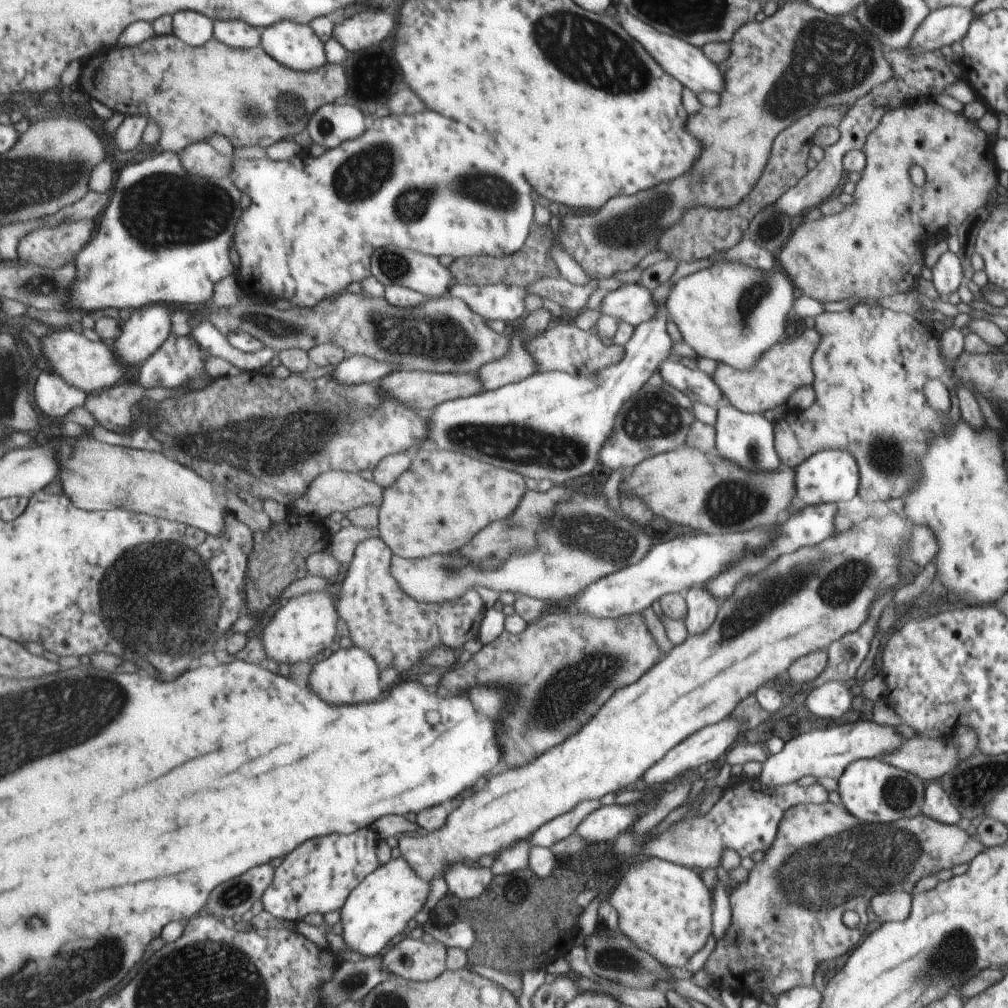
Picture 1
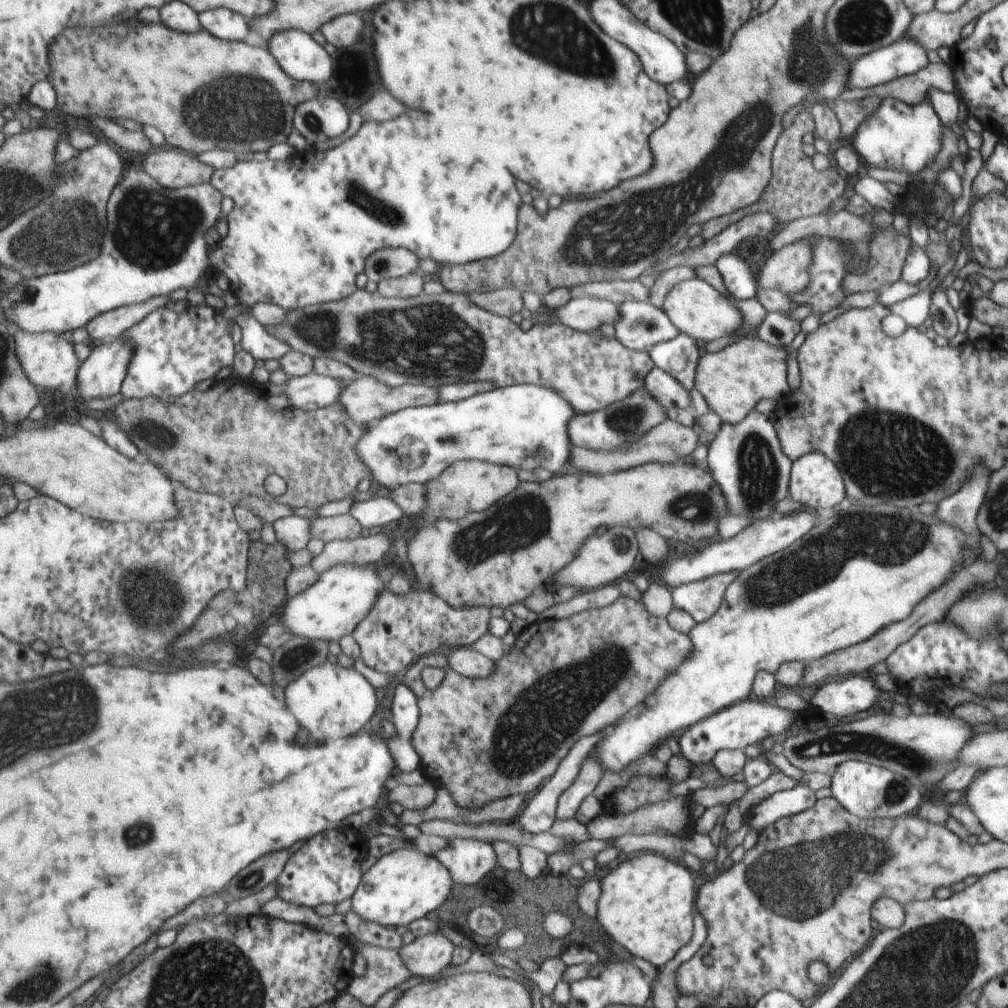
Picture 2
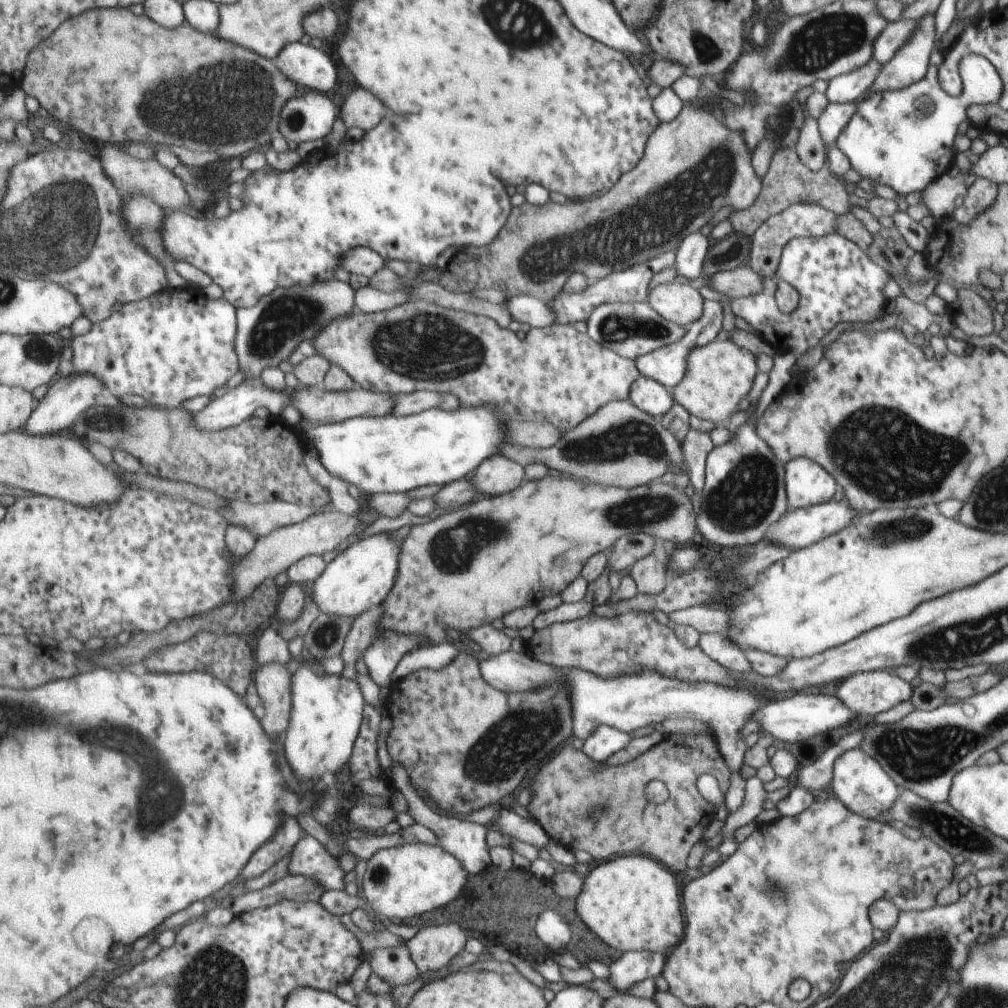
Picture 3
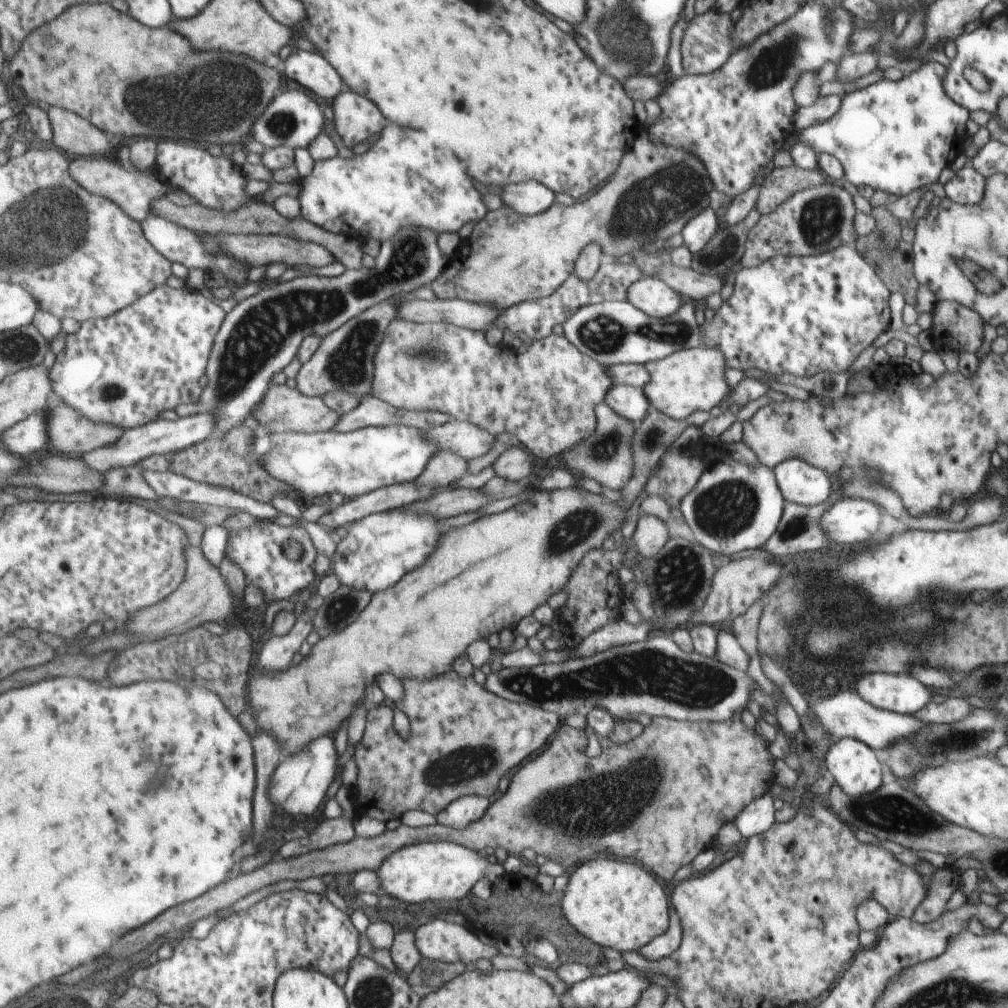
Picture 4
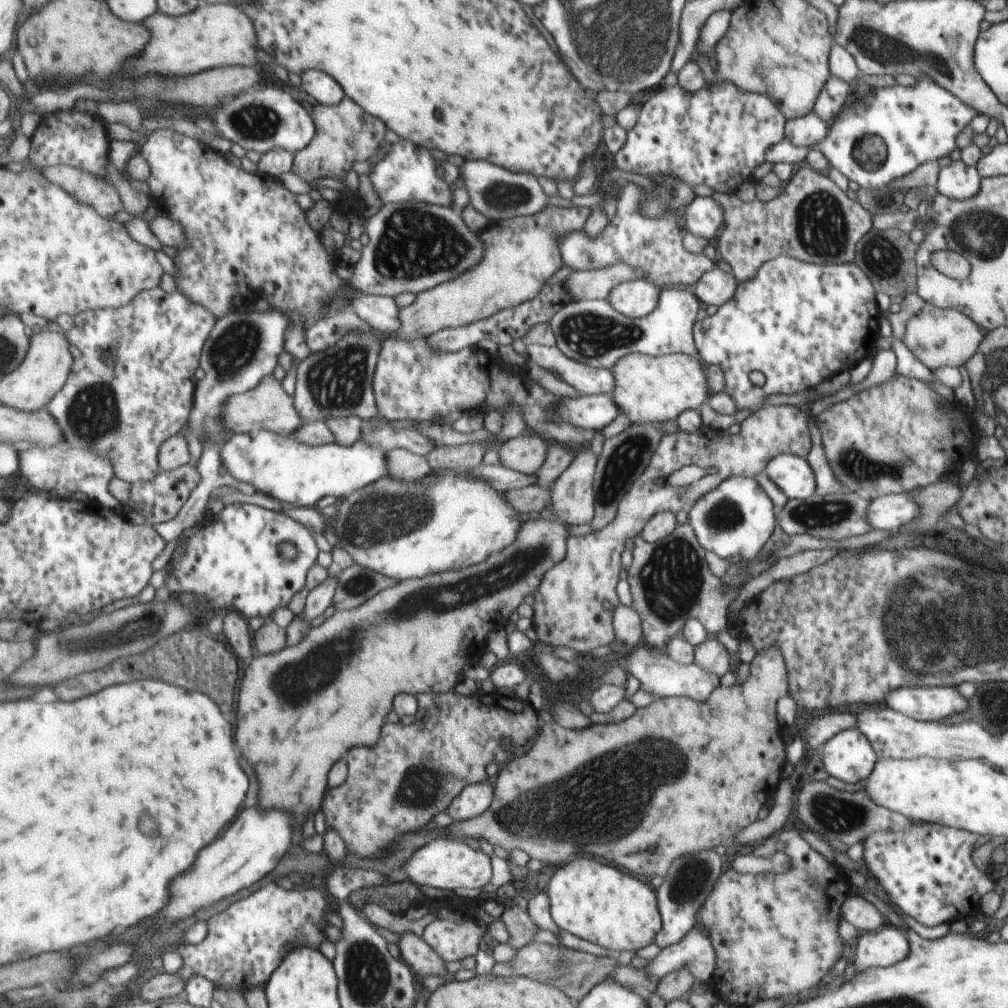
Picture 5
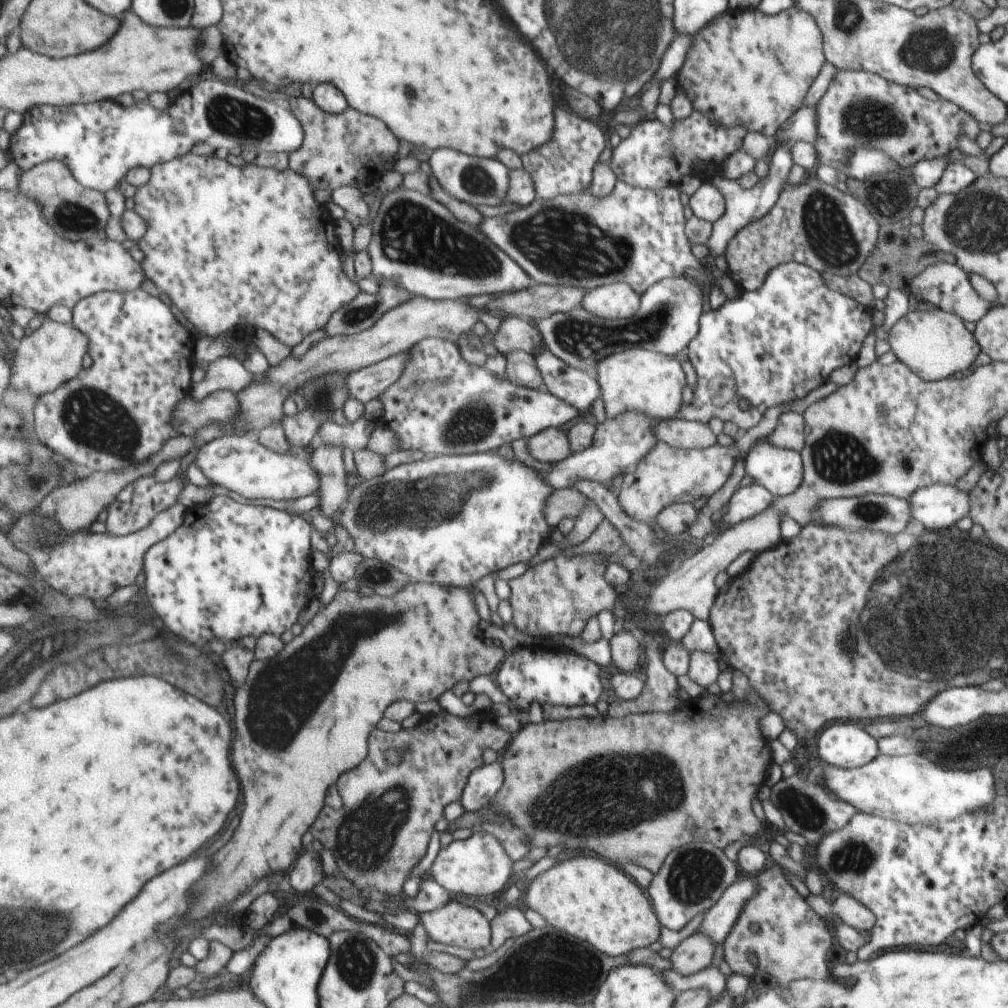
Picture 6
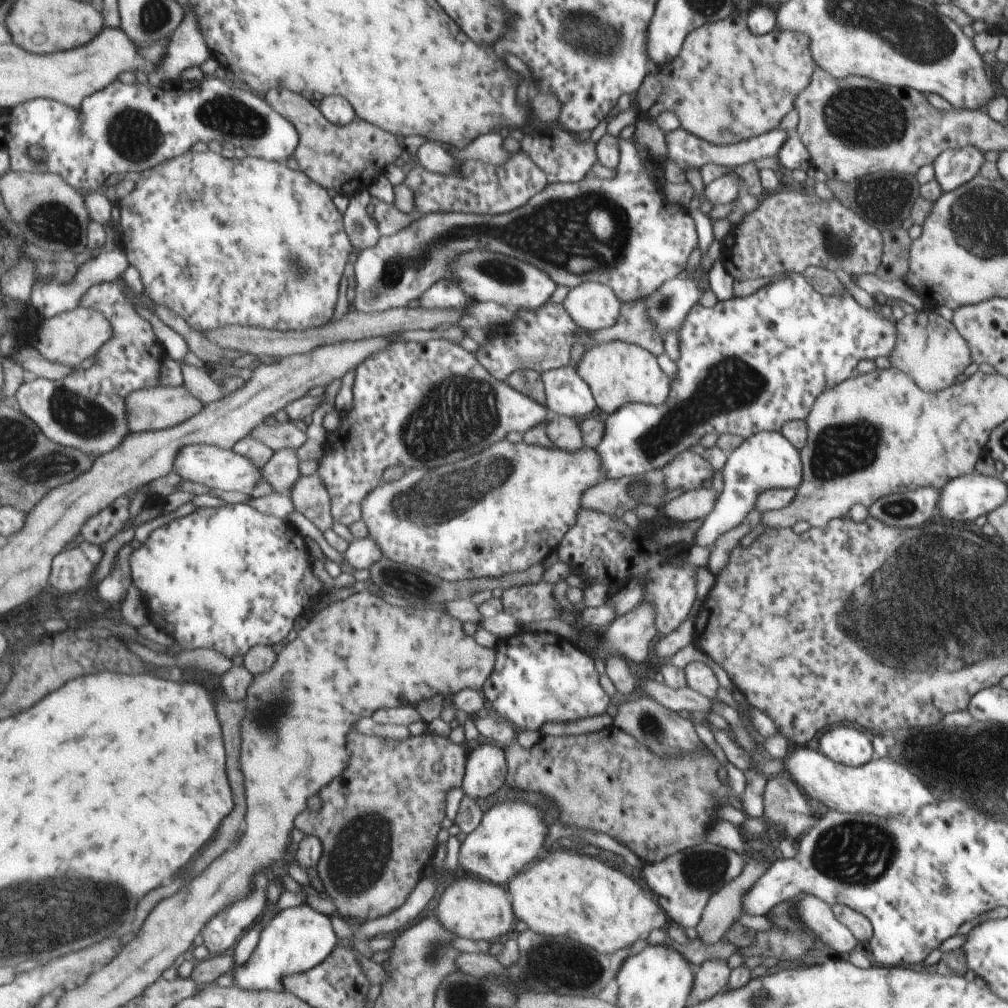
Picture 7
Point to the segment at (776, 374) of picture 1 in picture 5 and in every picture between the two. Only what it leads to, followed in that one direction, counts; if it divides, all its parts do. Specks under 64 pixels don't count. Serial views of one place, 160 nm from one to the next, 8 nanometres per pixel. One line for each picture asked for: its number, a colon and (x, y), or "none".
2: (730, 381)
3: (719, 373)
4: (686, 380)
5: (647, 389)

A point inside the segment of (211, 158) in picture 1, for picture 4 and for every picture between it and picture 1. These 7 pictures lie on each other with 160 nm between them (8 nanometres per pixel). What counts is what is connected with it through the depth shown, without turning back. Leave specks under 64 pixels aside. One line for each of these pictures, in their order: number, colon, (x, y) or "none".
2: (174, 168)
3: (130, 175)
4: (135, 192)

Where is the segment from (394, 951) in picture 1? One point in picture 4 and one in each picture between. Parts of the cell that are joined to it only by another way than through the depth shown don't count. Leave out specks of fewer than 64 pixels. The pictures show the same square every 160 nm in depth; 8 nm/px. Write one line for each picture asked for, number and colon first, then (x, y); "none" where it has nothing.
2: (428, 955)
3: (433, 946)
4: (447, 942)

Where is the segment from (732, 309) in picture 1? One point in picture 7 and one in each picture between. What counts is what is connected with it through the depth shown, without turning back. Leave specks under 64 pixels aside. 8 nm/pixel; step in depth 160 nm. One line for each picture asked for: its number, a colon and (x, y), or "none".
2: (694, 308)
3: (679, 302)
4: (652, 297)
5: (635, 298)
6: (617, 300)
7: (592, 306)

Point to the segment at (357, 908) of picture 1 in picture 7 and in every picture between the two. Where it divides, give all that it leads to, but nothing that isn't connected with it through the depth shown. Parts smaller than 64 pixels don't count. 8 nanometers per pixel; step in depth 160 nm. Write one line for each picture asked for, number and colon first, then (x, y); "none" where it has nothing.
2: (400, 888)
3: (404, 881)
4: (442, 870)
5: (446, 863)
6: (477, 866)
7: (510, 835)

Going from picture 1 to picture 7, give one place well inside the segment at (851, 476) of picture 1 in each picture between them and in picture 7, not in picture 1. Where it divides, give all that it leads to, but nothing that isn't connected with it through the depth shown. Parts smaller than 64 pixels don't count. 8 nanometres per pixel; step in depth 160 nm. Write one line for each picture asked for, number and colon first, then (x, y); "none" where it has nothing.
2: (814, 481)
3: (806, 484)
4: (799, 483)
5: (793, 476)
6: (780, 471)
7: (766, 461)

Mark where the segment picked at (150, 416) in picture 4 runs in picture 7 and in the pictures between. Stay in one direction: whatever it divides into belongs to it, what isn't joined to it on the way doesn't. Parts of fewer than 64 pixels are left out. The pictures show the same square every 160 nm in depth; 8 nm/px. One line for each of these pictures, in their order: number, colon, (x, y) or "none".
5: (131, 390)
6: (116, 414)
7: (87, 410)

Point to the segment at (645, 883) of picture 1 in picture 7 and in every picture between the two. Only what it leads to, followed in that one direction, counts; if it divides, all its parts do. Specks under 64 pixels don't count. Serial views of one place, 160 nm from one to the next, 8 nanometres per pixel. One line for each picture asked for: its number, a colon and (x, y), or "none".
2: (646, 905)
3: (631, 903)
4: (615, 904)
5: (595, 902)
6: (584, 897)
7: (566, 894)

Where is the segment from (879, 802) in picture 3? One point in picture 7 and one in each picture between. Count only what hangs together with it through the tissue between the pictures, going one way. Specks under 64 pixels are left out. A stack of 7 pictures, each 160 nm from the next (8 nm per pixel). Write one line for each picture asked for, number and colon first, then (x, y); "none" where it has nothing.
4: (851, 764)
5: (848, 755)
6: (847, 745)
7: (845, 744)

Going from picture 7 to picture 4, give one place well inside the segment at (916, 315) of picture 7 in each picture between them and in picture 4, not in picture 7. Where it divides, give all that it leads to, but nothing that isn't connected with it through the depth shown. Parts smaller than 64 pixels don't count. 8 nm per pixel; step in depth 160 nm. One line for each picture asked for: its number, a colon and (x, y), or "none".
4: (958, 328)
5: (937, 337)
6: (934, 344)

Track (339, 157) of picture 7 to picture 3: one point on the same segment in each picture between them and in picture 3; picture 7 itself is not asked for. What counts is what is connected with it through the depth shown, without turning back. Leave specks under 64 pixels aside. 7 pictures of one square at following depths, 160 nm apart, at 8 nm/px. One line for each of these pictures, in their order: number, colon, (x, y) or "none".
3: (360, 109)
4: (356, 119)
5: (345, 133)
6: (345, 149)

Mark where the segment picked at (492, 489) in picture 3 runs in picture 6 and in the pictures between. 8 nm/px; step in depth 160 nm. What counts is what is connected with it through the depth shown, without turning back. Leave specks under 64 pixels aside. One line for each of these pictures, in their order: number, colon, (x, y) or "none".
4: (515, 463)
5: (525, 453)
6: (551, 445)

